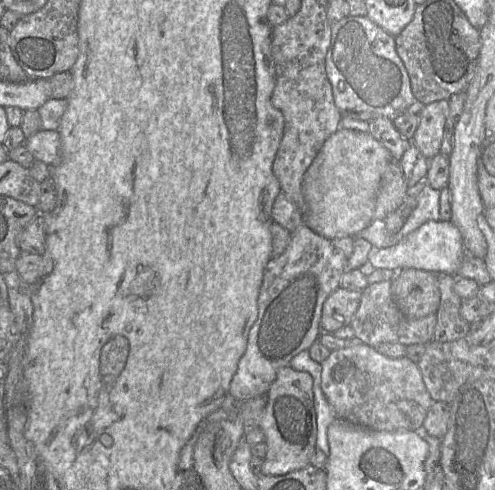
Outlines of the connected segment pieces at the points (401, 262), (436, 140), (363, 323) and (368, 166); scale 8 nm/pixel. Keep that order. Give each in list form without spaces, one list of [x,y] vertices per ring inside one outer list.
[[[430,220],[418,229],[409,233],[397,244],[381,249],[374,249],[368,261],[361,269],[368,277],[372,270],[377,268],[399,271],[406,268],[417,268],[431,271],[435,274],[444,273],[455,275],[461,264],[465,248],[462,236],[452,221]]]
[[[448,100],[429,103],[419,113],[420,123],[412,138],[412,143],[429,160],[440,153],[446,132],[447,113]]]
[[[382,281],[368,284],[362,290],[359,307],[351,322],[354,336],[374,348],[383,342],[400,343],[408,346],[411,344],[427,344],[433,340],[437,323],[436,314],[430,314],[421,319],[405,317],[397,307],[391,289],[391,281]]]
[[[339,128],[324,142],[304,174],[303,223],[330,240],[355,237],[373,221],[381,179],[391,160],[389,150],[369,132]]]

